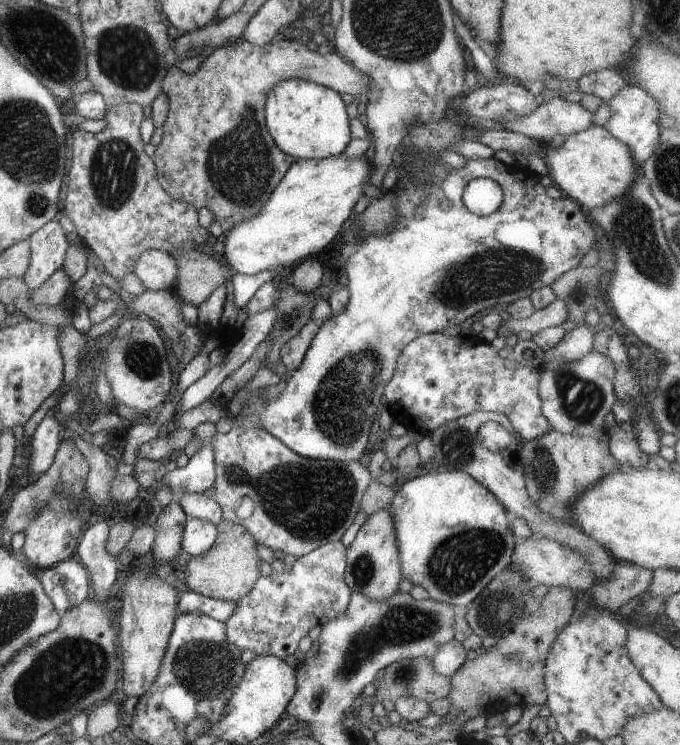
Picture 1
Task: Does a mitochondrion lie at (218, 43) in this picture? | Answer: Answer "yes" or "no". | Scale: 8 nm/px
no

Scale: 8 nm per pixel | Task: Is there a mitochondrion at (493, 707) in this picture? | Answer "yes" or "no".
no

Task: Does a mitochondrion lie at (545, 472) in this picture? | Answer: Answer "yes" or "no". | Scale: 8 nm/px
yes

